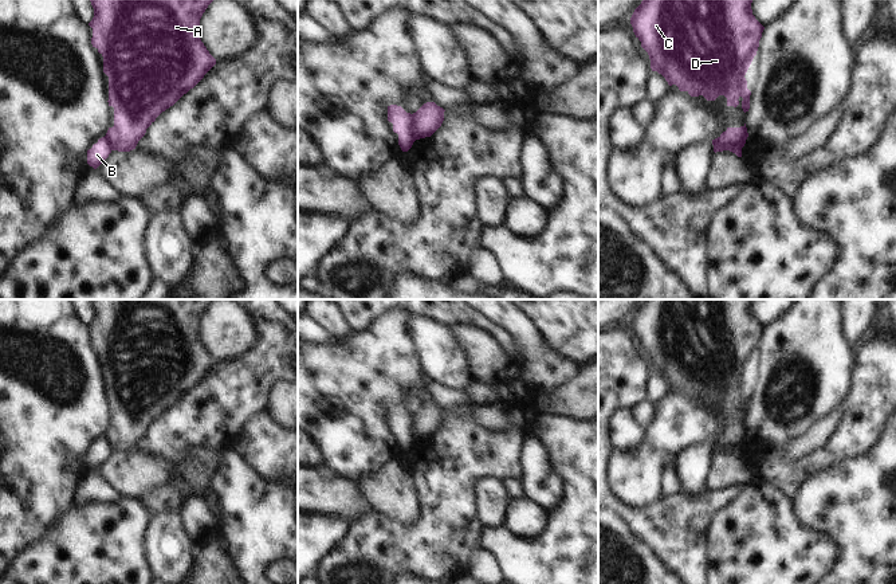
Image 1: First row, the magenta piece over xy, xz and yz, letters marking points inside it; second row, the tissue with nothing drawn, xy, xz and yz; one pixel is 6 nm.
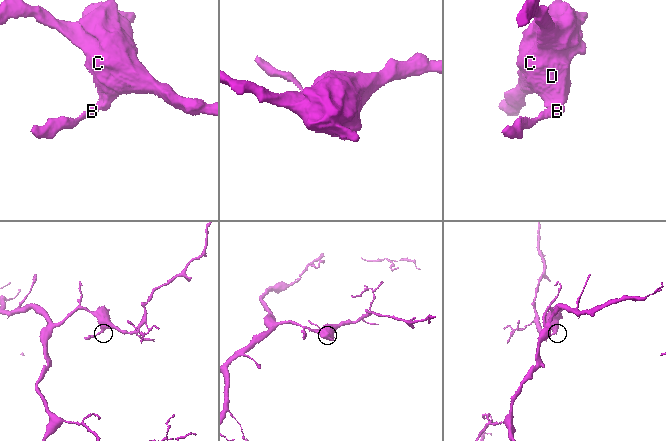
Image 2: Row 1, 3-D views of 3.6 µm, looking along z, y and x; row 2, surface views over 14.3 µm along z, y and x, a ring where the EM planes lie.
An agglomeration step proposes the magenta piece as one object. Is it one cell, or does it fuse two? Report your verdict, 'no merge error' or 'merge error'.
merge error

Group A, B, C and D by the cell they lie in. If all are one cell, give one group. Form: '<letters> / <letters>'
A C D / B

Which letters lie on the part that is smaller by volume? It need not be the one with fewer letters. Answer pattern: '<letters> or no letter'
B

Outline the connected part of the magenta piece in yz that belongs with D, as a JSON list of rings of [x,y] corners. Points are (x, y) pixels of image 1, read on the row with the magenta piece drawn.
[[[642,0],[634,9],[630,24],[641,47],[648,52],[652,71],[661,74],[669,86],[676,85],[680,91],[691,97],[703,95],[715,101],[719,95],[727,98],[727,106],[742,105],[743,111],[750,109],[751,91],[744,78],[765,27],[755,19],[751,9],[752,0]]]

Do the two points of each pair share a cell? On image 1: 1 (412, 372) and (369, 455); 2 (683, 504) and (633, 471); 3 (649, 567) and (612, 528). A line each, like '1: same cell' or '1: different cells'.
1: same cell
2: different cells
3: same cell

